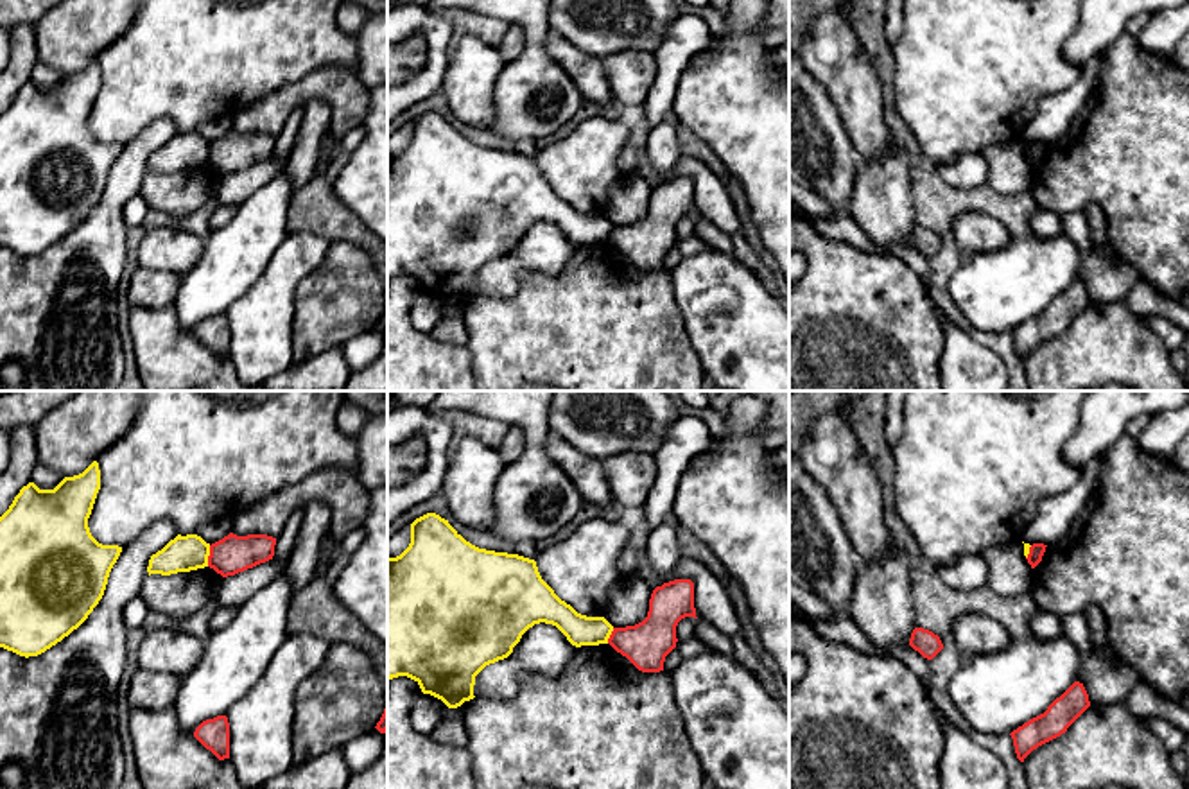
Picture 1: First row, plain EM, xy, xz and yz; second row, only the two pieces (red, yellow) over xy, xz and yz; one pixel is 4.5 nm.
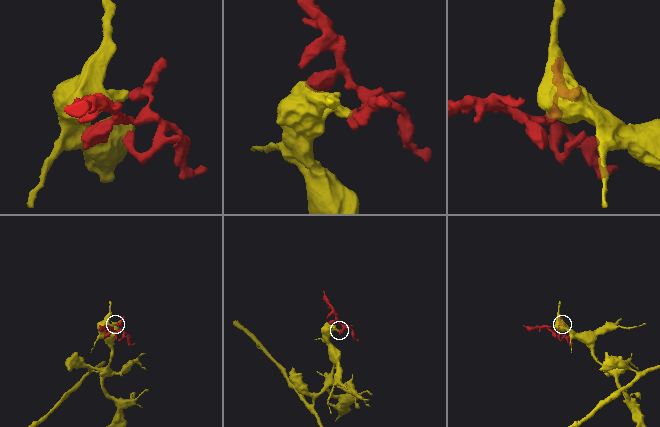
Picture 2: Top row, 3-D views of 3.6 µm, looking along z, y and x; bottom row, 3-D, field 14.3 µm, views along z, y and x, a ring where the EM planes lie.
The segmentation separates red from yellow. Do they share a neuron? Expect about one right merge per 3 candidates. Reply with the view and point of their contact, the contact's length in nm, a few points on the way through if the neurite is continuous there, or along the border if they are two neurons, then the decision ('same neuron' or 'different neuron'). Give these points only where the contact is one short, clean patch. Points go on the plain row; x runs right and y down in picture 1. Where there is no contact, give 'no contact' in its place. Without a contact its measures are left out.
contact xy (208, 155); length 100 nm; border xy (210, 144), (207, 164); different neuron

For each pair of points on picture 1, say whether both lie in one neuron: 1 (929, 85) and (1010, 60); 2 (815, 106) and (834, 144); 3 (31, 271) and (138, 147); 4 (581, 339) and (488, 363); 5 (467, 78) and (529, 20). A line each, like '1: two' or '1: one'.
1: one
2: one
3: one
4: one
5: two

